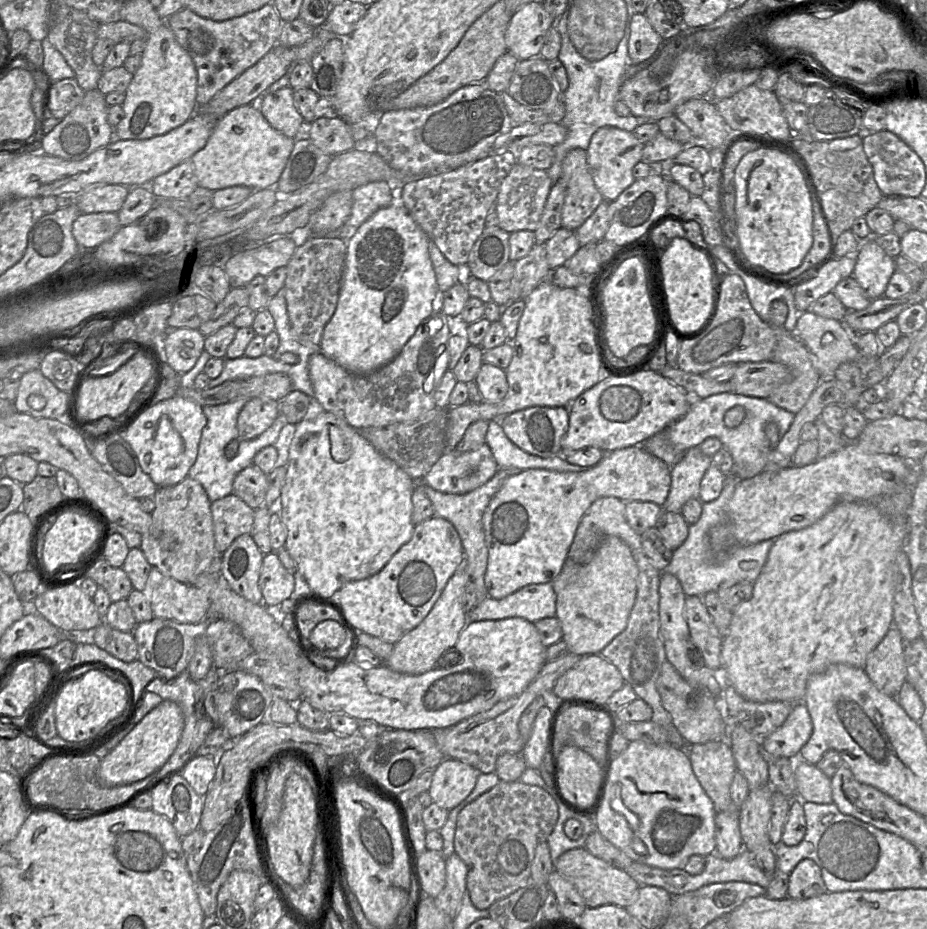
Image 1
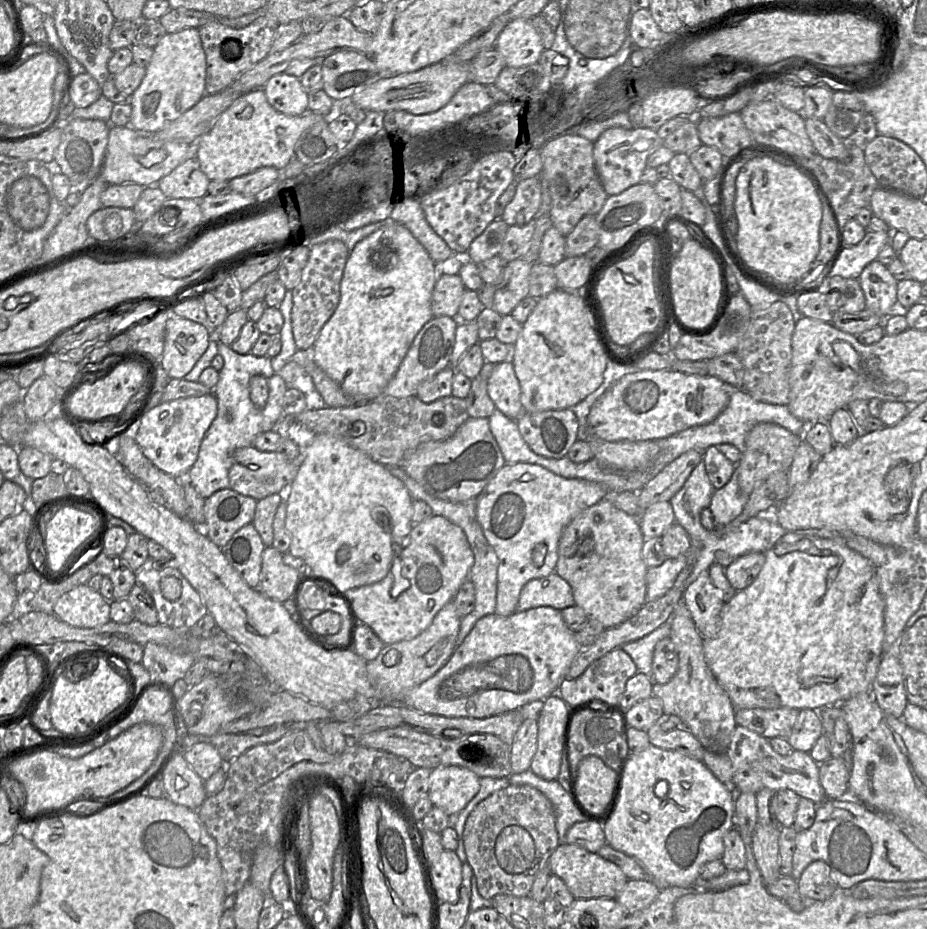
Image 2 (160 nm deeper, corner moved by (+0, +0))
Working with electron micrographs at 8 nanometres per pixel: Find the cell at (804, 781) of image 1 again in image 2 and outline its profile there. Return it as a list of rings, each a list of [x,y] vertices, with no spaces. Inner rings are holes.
[[[830,757],[819,764],[819,782],[829,799],[848,796],[850,769],[842,757]]]

